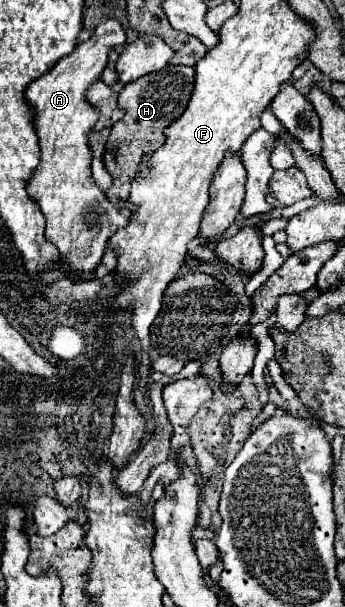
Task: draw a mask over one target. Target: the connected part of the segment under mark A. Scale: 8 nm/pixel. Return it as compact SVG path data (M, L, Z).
M104 19L92 35L78 43L72 53L58 59L56 65L32 81L26 89L28 103L36 111L36 135L42 157L30 183L28 195L38 201L46 217L46 239L54 241L60 251L60 261L68 263L76 273L94 271L104 255L106 243L114 231L128 225L130 217L116 209L106 193L94 183L90 163L94 153L88 135L98 121L100 109L86 101L86 93L96 83L108 65L110 49L124 45L126 33L118 19Z

